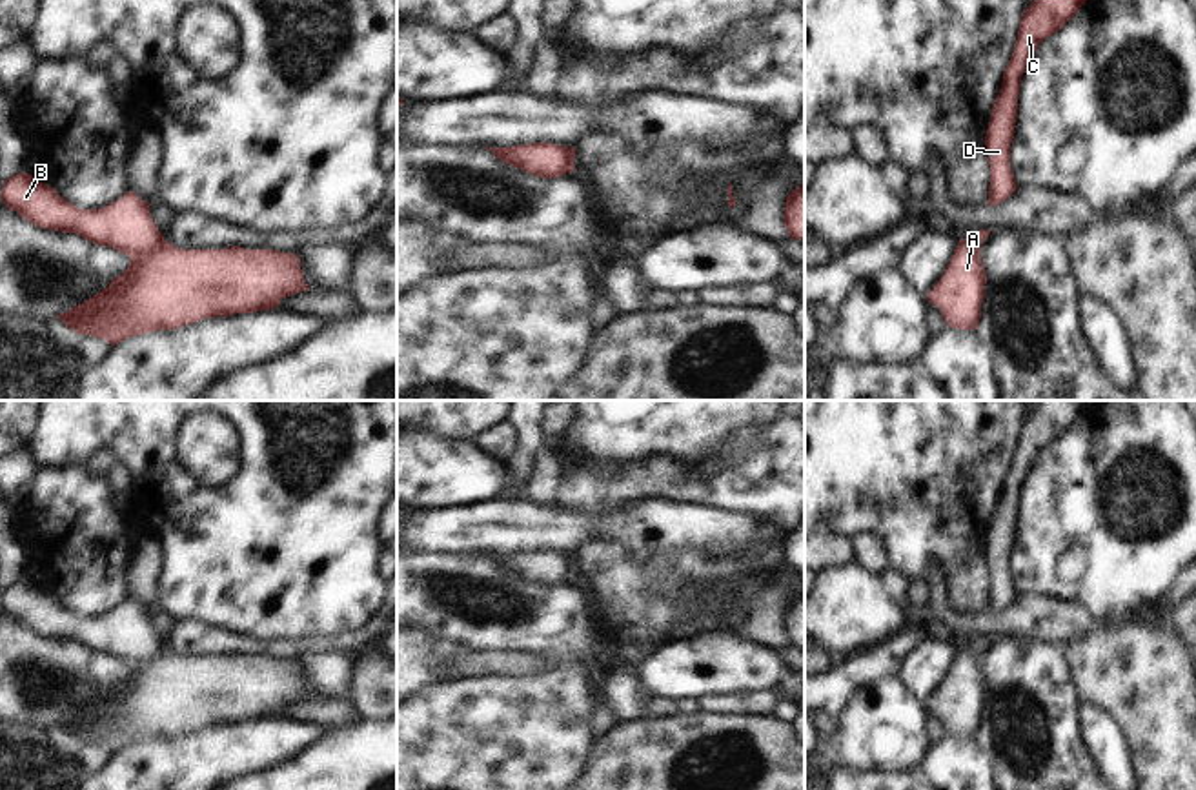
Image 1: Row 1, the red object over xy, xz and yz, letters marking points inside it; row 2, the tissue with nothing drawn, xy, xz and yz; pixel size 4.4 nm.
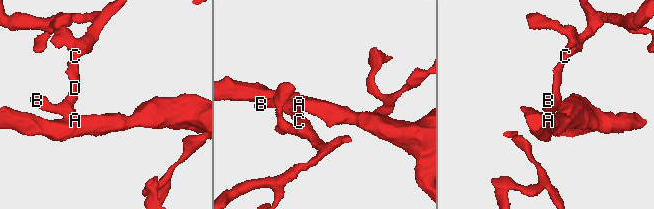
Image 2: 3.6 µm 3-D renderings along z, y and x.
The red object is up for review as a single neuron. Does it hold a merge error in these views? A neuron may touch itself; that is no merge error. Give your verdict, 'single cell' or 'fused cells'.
fused cells

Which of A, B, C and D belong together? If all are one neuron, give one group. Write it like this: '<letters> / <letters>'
A / B C D

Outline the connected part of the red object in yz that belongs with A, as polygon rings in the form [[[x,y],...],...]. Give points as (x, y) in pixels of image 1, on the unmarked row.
[[[959,646],[943,684],[927,701],[927,708],[939,715],[947,734],[978,737],[987,692],[979,659],[981,653]]]

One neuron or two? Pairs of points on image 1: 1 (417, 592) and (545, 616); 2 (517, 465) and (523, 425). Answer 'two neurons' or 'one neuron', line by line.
1: one neuron
2: one neuron

